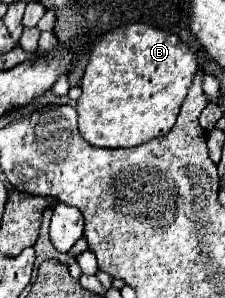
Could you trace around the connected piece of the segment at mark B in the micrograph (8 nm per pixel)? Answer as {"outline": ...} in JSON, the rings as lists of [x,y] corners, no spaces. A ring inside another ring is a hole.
{"outline":[[[127,24],[103,34],[91,48],[89,64],[81,82],[83,94],[77,100],[81,136],[97,148],[131,148],[167,134],[177,120],[197,68],[197,56],[179,40],[177,34],[147,24]]]}

